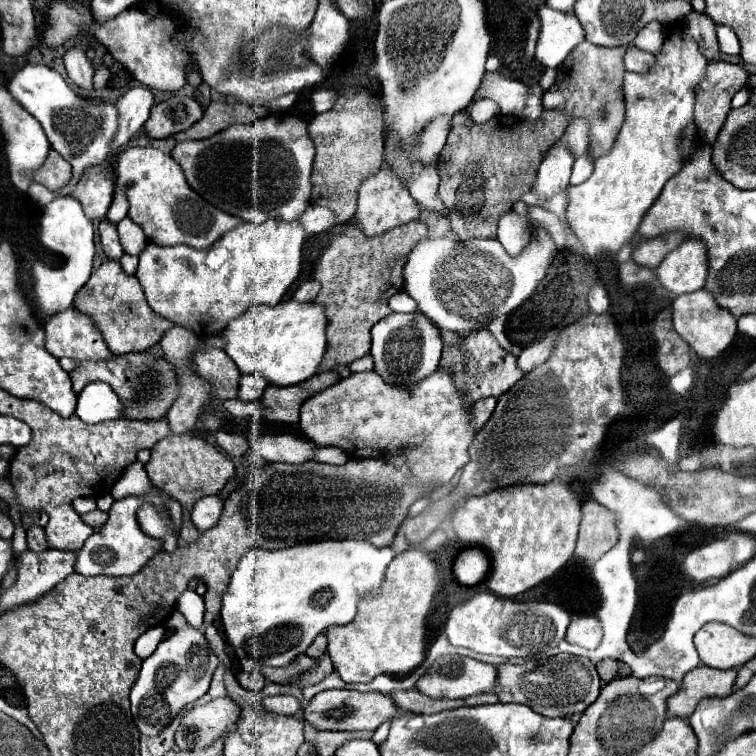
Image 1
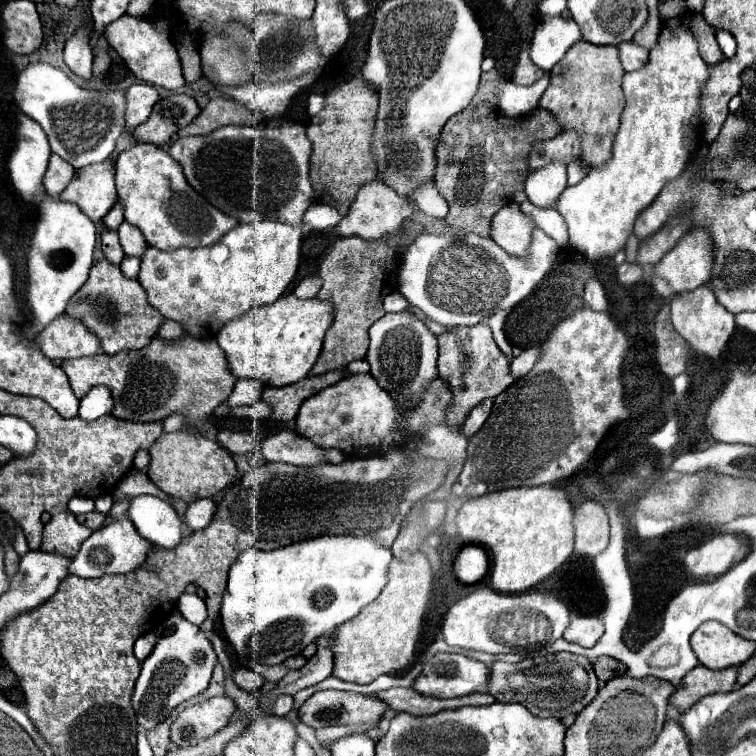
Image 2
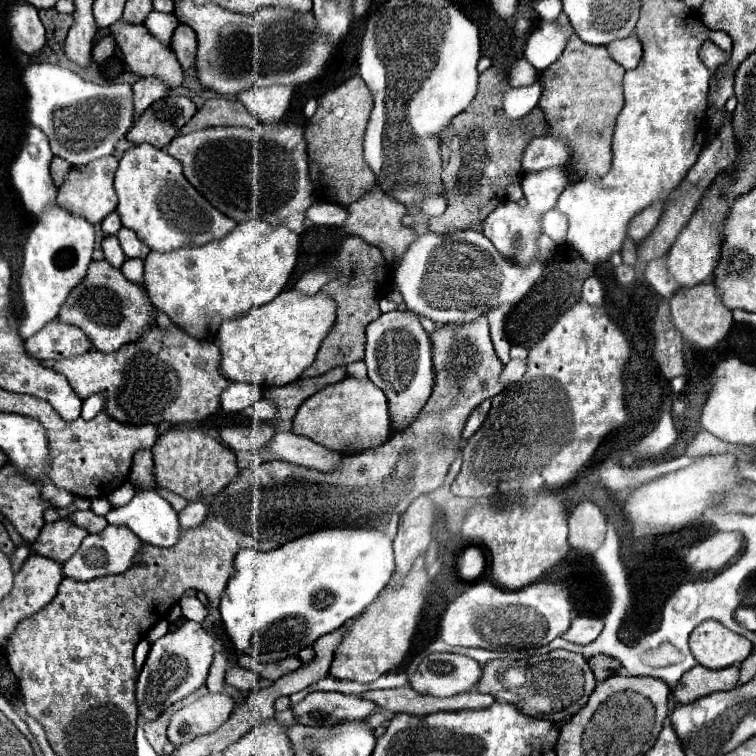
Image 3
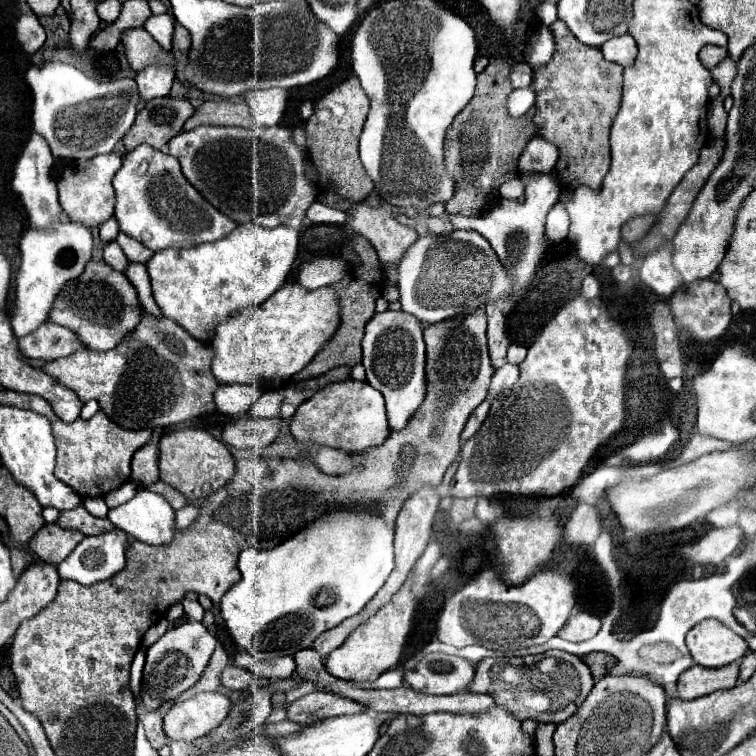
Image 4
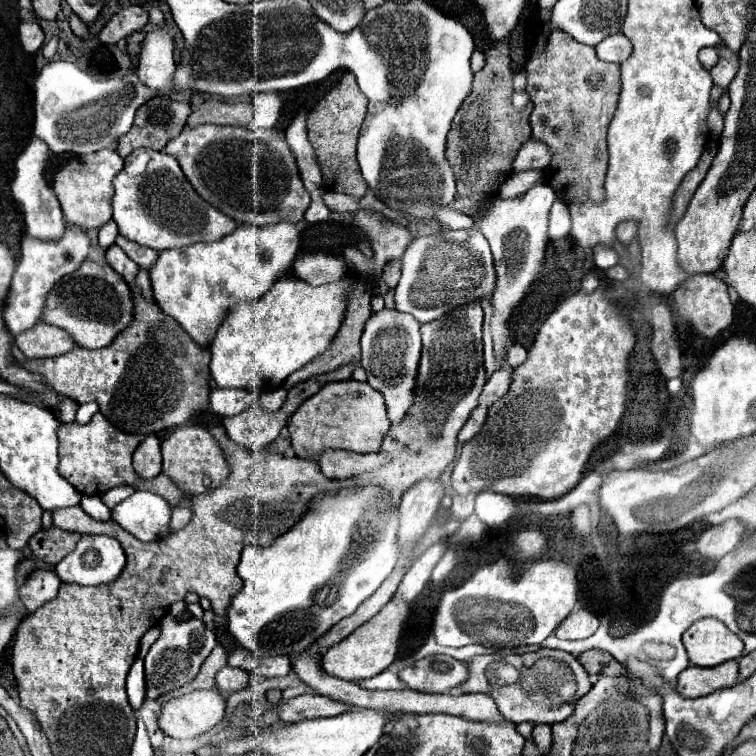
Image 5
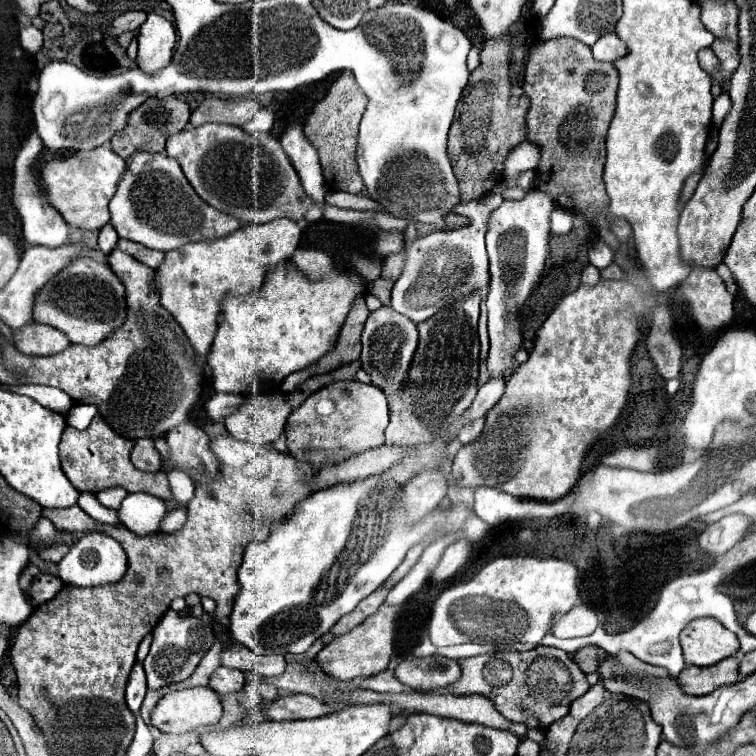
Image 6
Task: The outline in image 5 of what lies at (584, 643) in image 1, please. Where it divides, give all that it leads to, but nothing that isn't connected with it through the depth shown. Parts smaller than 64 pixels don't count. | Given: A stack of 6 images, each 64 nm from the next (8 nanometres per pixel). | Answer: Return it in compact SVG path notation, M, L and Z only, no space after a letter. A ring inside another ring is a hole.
M578 608L560 622L554 634L564 640L580 640L580 638L592 636L596 628L598 628L598 618L590 610Z

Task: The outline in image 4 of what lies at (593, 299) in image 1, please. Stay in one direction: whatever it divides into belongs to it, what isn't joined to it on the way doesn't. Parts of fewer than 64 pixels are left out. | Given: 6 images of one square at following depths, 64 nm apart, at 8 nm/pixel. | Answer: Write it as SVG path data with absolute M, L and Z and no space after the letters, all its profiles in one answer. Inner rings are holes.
M592 274L584 278L584 282L582 282L582 294L590 296L590 298L596 298L600 294L600 284L598 284L598 280Z

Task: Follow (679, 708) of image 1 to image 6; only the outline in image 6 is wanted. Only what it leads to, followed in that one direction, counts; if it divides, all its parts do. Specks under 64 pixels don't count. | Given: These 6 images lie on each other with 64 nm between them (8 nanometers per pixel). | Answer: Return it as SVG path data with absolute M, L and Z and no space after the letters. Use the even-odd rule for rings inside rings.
M734 656L720 660L720 664L712 664L708 668L700 666L686 666L680 676L678 684L686 694L692 696L704 696L716 690L718 686L734 684L740 680L738 674L738 660Z

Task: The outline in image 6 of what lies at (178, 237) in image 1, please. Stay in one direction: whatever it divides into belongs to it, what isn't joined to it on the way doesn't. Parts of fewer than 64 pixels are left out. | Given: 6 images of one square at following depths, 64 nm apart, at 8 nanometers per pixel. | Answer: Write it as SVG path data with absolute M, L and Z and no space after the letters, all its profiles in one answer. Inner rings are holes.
M136 152L126 160L126 172L110 200L110 224L120 238L152 250L170 252L188 242L216 240L246 226L244 220L206 204L186 180L180 164L166 154ZM138 164L138 166L136 166Z

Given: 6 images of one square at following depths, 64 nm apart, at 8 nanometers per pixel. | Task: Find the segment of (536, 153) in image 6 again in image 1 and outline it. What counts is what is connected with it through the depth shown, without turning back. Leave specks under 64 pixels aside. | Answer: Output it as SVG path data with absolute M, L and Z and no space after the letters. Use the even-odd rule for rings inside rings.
M574 120L558 142L564 144L574 156L582 156L584 152L588 152L588 120Z

